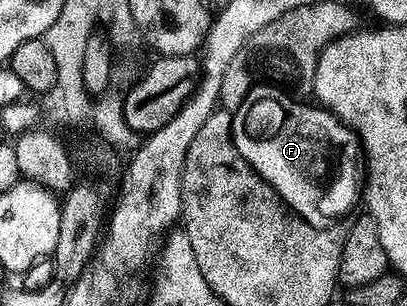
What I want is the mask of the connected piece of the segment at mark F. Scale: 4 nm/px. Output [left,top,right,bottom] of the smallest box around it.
[232,83,362,223]

